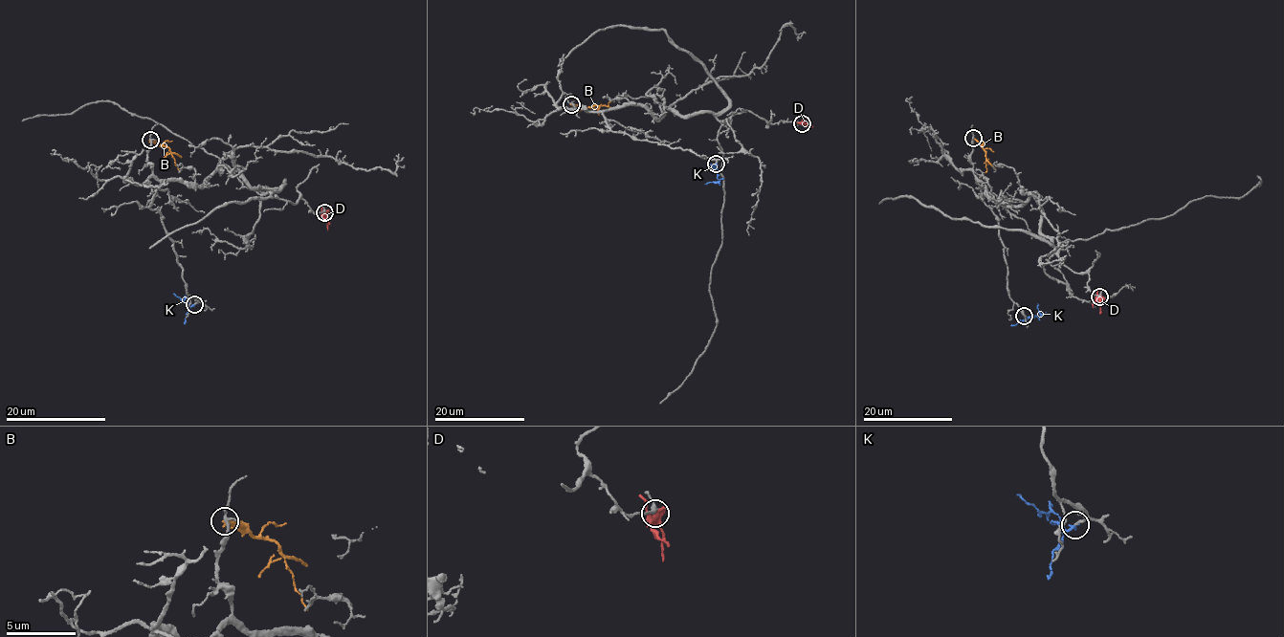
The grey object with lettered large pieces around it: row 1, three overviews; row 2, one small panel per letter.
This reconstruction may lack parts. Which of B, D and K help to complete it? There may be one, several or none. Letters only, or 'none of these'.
K

